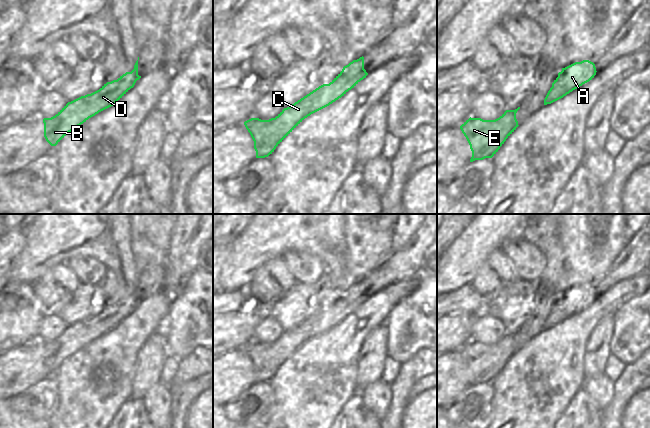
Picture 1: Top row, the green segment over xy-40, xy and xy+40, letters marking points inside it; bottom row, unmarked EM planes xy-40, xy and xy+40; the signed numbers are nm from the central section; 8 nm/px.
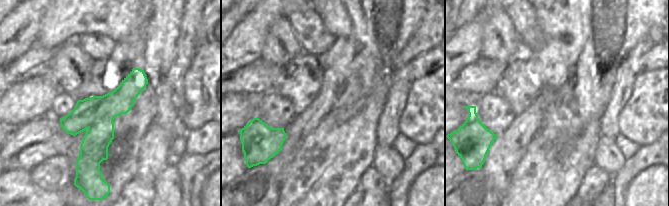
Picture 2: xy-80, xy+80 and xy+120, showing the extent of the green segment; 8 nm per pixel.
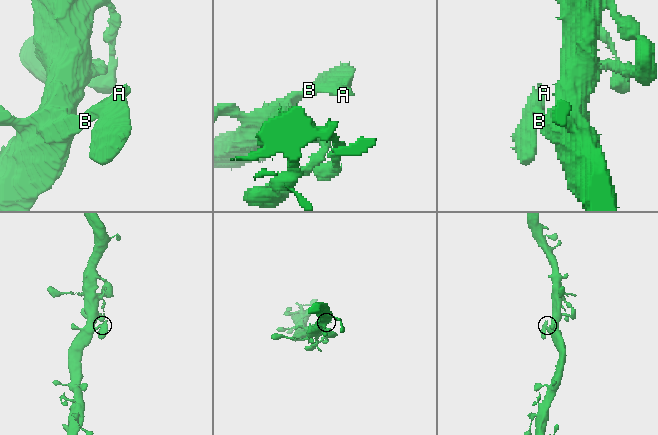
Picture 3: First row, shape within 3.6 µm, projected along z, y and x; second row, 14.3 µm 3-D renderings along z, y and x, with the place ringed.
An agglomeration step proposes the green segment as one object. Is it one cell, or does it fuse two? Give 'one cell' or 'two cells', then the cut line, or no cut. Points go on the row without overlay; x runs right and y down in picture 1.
one cell; no cut

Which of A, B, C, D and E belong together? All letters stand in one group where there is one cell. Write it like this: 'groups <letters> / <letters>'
groups A B C D E

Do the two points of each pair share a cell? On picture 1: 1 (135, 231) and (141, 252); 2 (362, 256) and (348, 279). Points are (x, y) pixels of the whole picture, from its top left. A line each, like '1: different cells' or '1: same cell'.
1: same cell
2: different cells

